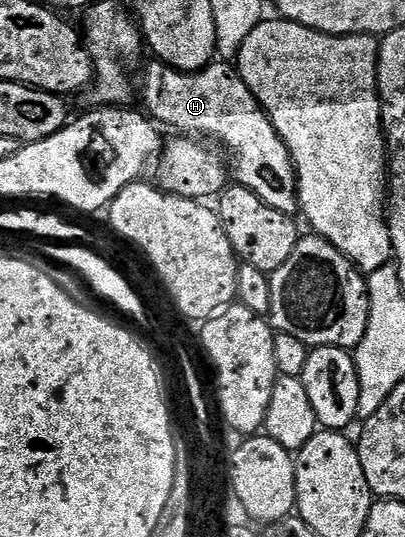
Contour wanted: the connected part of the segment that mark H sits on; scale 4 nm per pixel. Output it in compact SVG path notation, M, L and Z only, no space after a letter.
M160 59L154 62L145 77L144 106L153 119L187 135L218 138L235 155L236 184L259 195L275 211L296 214L299 200L293 157L236 68L229 63L210 63L196 73L185 73Z

